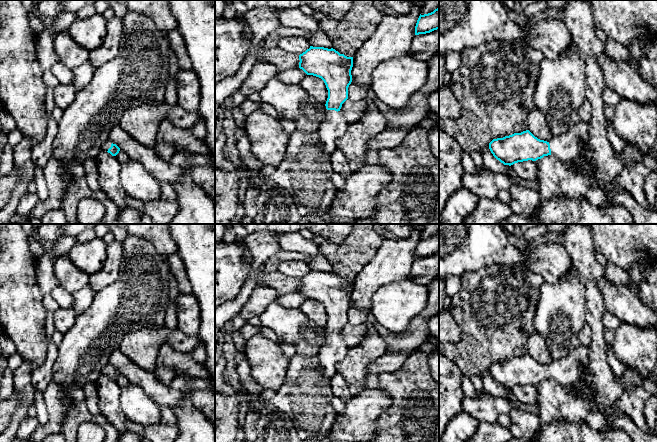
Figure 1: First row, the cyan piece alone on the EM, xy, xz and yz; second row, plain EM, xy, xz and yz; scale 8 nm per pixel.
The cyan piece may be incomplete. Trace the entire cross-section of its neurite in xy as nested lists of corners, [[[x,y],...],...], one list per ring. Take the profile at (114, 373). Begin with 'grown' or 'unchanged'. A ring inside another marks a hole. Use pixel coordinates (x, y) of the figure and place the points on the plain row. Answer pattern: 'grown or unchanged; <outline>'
grown; [[[109,363],[102,368],[102,373],[110,377],[112,380],[116,380],[120,375],[120,372],[116,368],[113,368]]]

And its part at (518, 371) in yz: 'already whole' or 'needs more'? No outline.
needs more

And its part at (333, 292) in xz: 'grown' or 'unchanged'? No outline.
grown

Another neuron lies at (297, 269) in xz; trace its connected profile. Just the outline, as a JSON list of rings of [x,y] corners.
[[[300,260],[283,261],[278,264],[278,271],[288,277],[300,279],[310,272],[309,265]]]

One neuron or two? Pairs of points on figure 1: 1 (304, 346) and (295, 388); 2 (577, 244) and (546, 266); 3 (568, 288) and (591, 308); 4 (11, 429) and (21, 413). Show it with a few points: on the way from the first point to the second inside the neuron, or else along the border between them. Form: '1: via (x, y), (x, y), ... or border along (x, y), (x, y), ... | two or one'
1: border along (296, 353), (302, 356), (316, 356) | two
2: border along (563, 246), (572, 262) | two
3: border along (581, 282), (584, 286), (587, 323) | two
4: via (13, 425), (17, 417) | one

